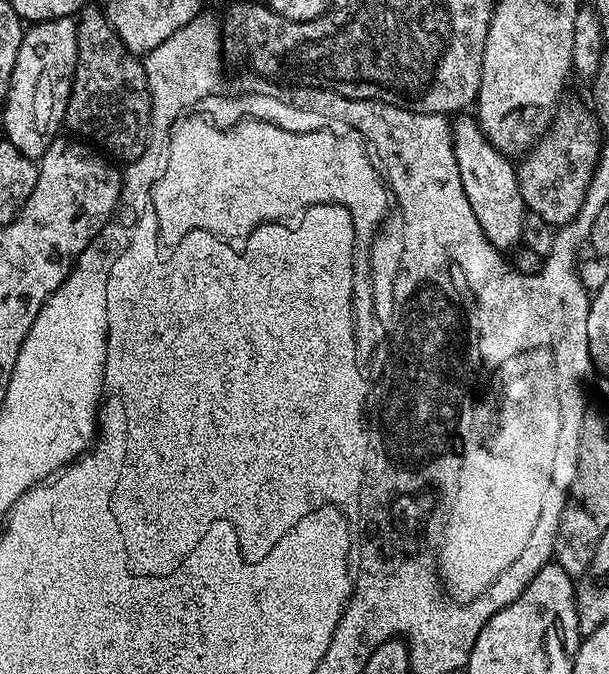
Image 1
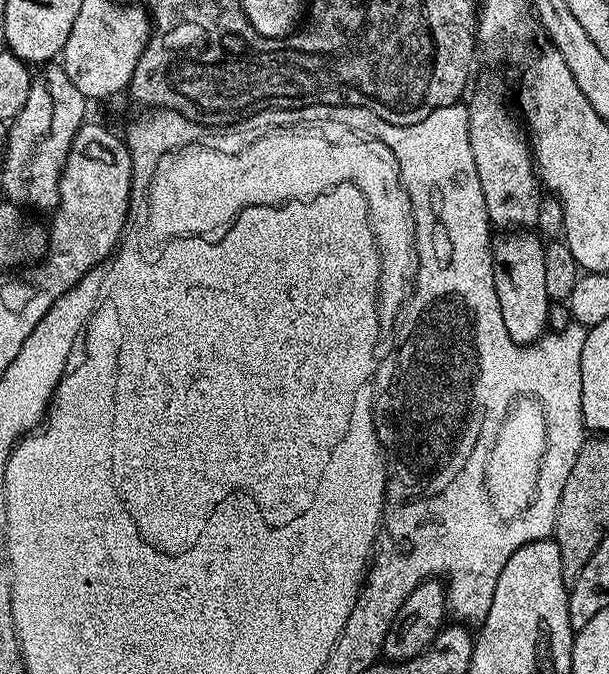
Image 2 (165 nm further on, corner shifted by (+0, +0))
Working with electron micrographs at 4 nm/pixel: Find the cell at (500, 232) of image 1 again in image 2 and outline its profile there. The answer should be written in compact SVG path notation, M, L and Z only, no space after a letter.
M512 230L516 232L508 232L505 236L497 235L492 241L492 269L494 270L494 290L498 294L498 306L502 310L502 320L506 322L506 328L511 333L513 340L517 342L530 342L545 333L548 325L548 309L550 301L548 299L548 291L546 290L546 258L544 257L544 250L546 247L545 241L540 241L541 237L532 230Z

